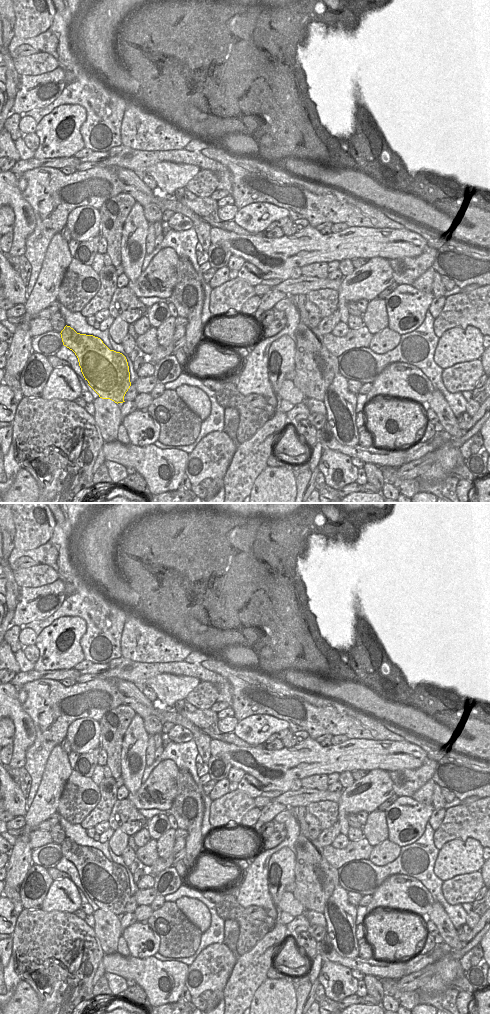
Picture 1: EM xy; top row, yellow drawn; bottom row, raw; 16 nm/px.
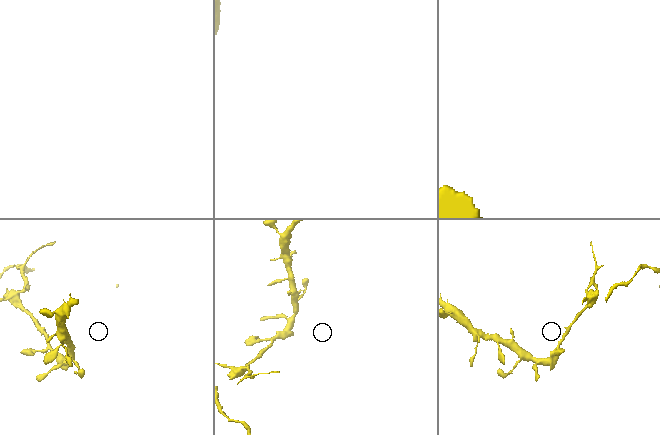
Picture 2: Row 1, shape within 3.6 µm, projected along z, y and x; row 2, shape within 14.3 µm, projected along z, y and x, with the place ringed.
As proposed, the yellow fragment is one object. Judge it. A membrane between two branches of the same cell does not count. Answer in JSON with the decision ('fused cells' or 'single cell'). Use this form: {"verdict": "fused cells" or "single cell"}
{"verdict": "fused cells"}

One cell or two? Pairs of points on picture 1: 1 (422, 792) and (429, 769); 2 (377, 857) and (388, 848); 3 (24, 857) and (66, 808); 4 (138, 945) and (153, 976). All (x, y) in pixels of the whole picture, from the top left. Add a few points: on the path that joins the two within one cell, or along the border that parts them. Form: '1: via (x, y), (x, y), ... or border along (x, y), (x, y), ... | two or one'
1: border along (430, 778), (410, 796), (405, 795) | two
2: via (380, 855), (385, 851) | one
3: border along (64, 788), (58, 809), (55, 812) | two
4: border along (131, 955), (137, 958), (153, 956) | two

